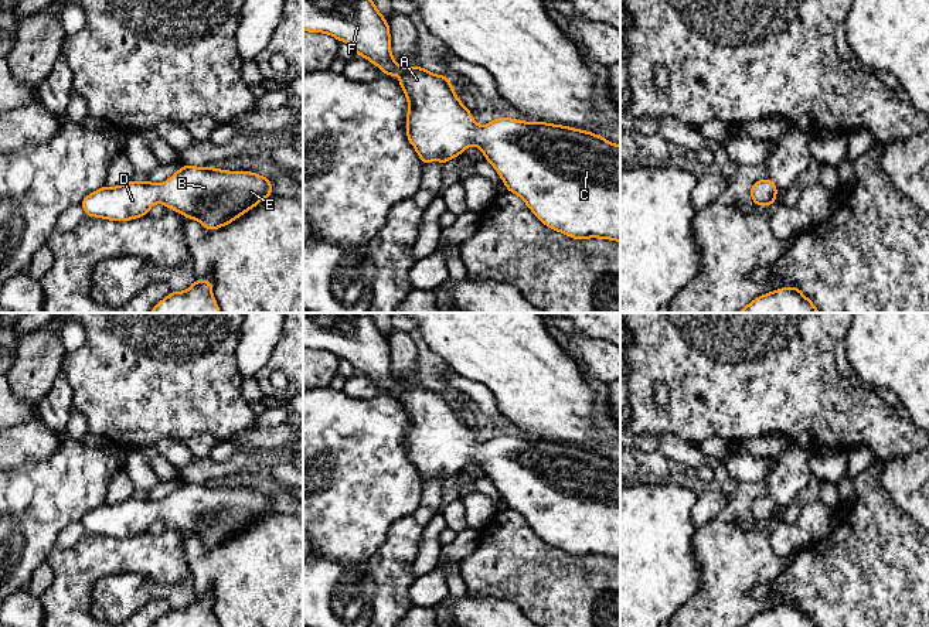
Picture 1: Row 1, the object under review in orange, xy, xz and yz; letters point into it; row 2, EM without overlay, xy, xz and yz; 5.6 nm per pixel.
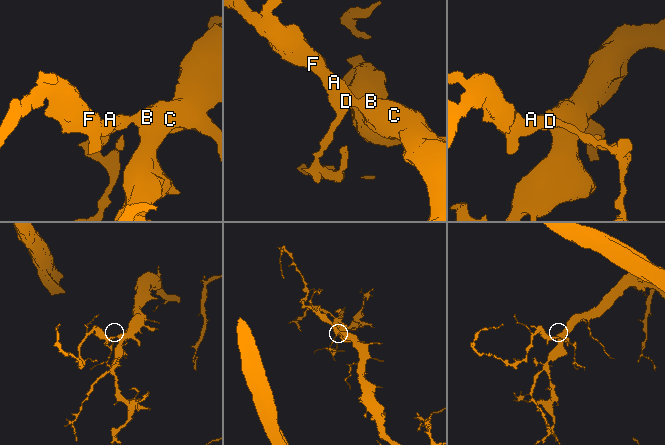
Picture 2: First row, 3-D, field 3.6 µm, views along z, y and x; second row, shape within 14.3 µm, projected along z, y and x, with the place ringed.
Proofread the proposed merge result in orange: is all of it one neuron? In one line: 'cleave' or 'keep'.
keep

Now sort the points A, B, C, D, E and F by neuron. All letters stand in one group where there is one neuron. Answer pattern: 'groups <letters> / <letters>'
groups A B C D E F

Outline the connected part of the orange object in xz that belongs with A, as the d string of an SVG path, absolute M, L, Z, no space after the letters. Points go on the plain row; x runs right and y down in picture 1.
M303 313L303 347L324 350L344 358L353 367L384 388L399 391L398 401L408 416L406 454L415 464L422 481L460 473L467 463L477 463L484 476L496 485L507 508L517 511L544 542L574 556L600 555L620 559L620 463L595 450L547 439L523 439L511 435L494 436L479 443L470 427L459 418L449 393L435 392L422 384L401 384L391 372L391 352L385 337L368 313Z

